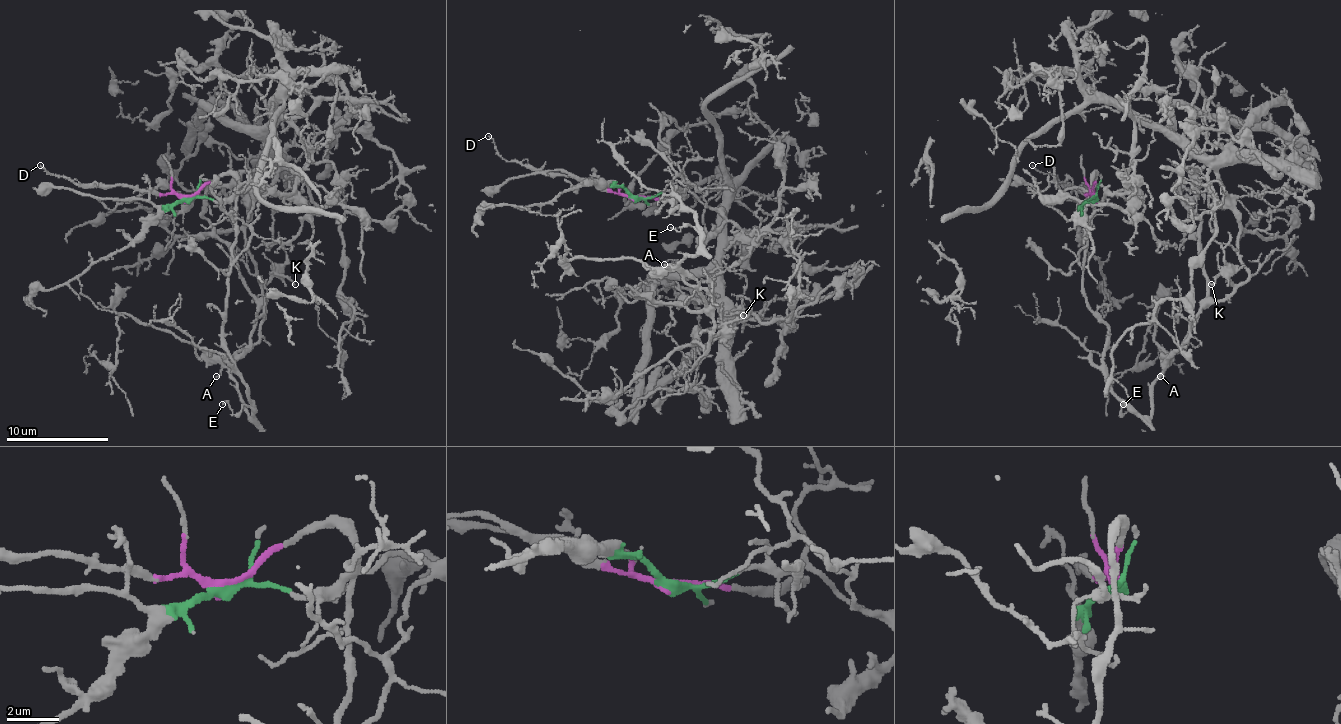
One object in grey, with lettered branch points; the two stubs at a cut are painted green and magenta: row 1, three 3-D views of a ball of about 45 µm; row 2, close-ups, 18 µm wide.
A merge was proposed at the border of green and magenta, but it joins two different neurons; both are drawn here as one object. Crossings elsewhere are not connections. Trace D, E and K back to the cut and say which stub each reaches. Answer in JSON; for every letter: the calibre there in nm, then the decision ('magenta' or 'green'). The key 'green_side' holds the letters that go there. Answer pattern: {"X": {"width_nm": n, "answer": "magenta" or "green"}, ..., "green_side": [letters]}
{"D": {"width_nm": 100, "answer": "magenta"}, "E": {"width_nm": 120, "answer": "magenta"}, "K": {"width_nm": 160, "answer": "green"}, "green_side": ["K"]}

